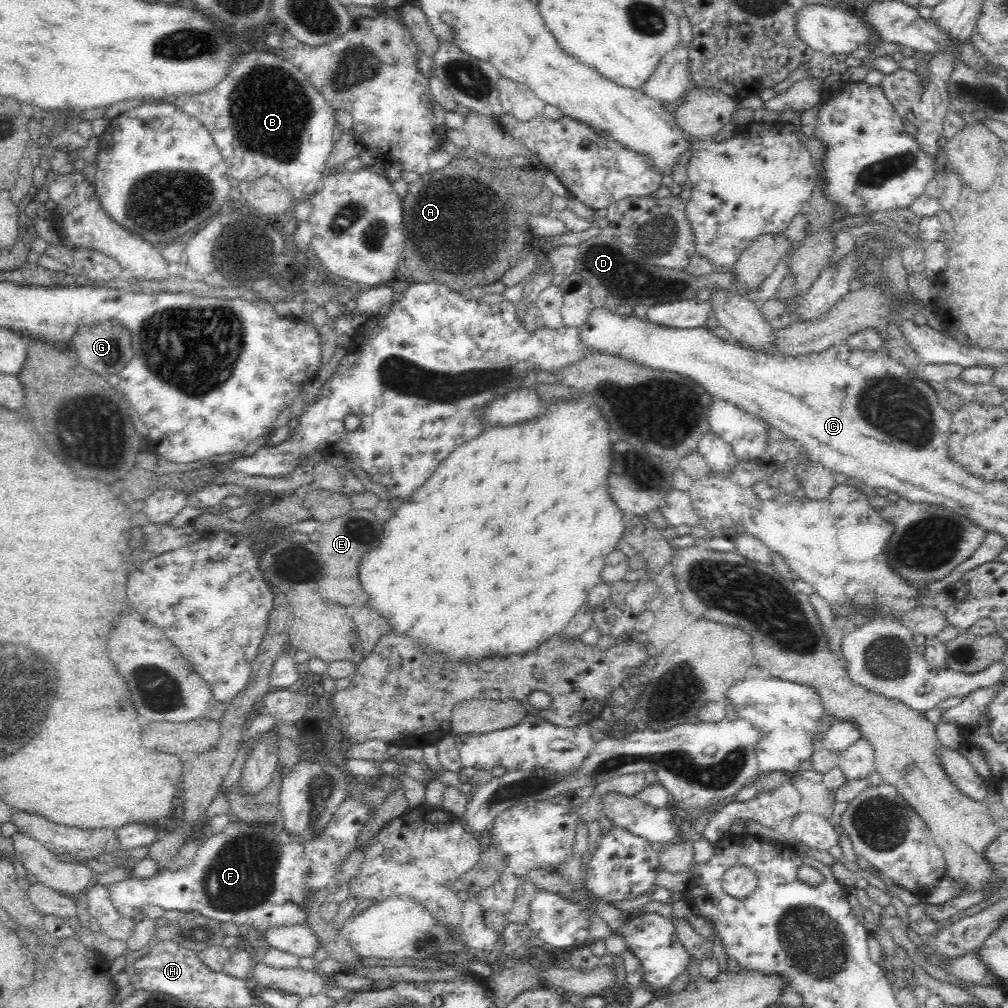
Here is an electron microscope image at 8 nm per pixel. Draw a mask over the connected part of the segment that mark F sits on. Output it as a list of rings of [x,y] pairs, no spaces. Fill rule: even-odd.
[[[350,792],[326,824],[322,836],[308,844],[291,838],[281,824],[253,826],[228,824],[223,833],[201,838],[201,846],[188,864],[177,870],[164,868],[154,876],[139,879],[130,875],[122,881],[104,885],[111,903],[124,916],[159,906],[164,910],[196,912],[219,922],[254,925],[264,940],[264,931],[278,926],[305,924],[303,902],[312,889],[324,889],[354,842],[371,812],[359,800],[361,792]]]

